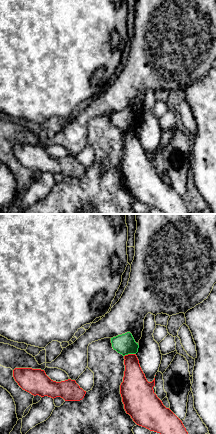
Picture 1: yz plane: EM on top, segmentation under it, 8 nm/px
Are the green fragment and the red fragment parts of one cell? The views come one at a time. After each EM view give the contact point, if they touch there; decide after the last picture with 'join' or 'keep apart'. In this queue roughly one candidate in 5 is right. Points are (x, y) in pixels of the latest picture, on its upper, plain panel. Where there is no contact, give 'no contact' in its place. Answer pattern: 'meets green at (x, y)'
meets green at (129, 129)

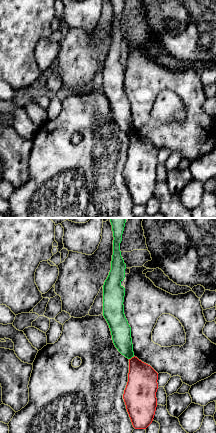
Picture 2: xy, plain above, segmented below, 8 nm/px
meets green at (131, 133)

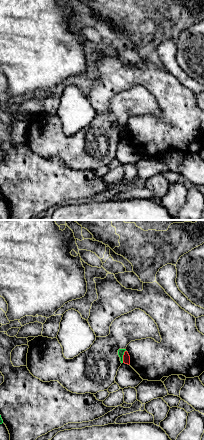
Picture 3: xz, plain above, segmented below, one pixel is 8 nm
meets green at (122, 132)

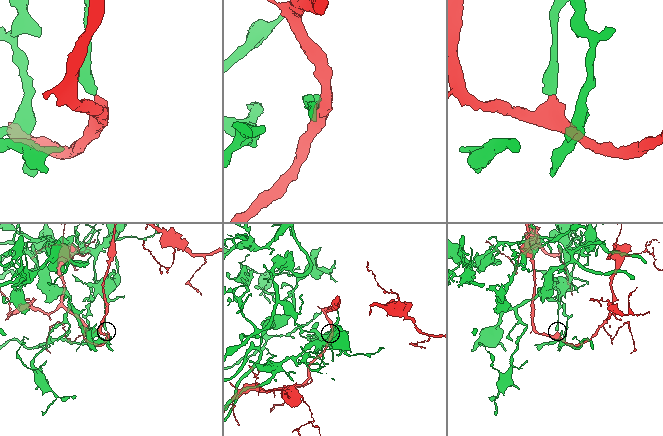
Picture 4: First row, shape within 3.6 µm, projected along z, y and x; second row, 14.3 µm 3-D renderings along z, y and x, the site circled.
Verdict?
keep apart

